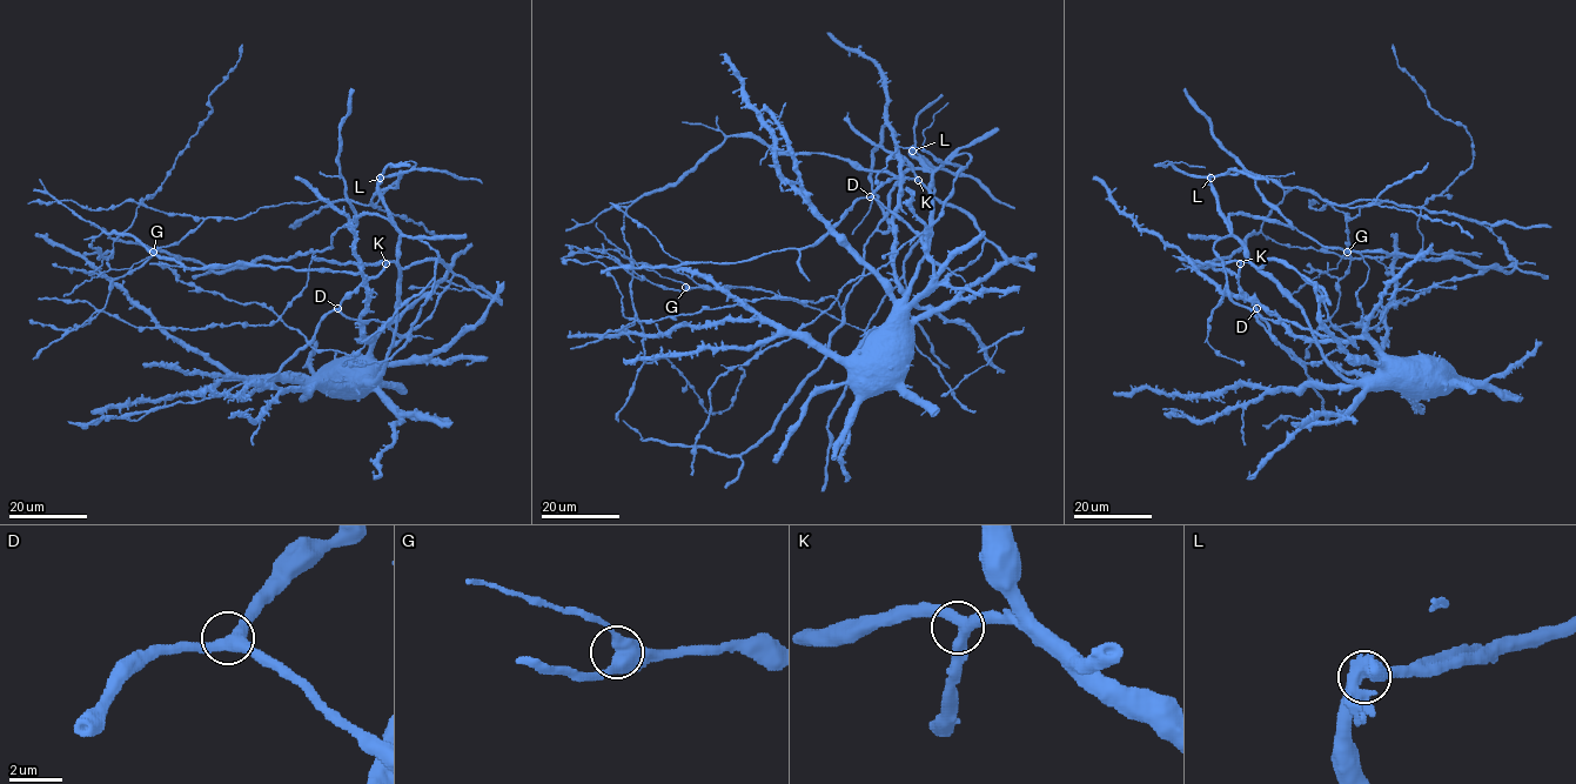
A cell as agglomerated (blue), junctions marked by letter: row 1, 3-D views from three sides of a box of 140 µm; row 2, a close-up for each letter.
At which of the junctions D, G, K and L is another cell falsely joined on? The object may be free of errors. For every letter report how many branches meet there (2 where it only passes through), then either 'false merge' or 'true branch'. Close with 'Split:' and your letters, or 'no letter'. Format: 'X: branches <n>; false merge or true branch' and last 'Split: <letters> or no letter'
D: branches 3; true branch
G: branches 3; true branch
K: branches 3; true branch
L: branches 3; false merge
Split: L

